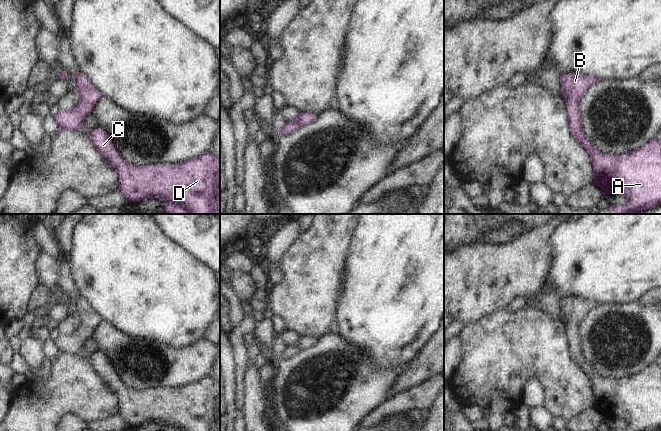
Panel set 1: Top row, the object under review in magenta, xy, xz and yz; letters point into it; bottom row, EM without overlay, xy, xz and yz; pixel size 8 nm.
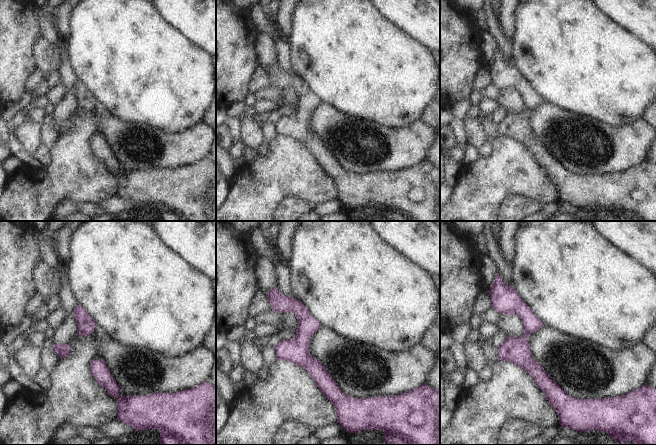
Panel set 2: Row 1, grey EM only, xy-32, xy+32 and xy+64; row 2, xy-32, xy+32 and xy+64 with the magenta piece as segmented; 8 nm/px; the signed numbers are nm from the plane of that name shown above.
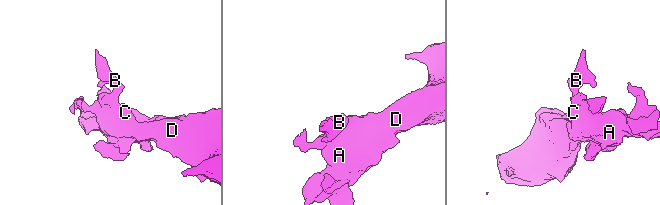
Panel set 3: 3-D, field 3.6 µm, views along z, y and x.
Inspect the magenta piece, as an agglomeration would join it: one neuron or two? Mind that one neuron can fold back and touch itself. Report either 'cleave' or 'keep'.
keep

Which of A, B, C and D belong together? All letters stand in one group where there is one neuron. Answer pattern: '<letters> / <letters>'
A B C D

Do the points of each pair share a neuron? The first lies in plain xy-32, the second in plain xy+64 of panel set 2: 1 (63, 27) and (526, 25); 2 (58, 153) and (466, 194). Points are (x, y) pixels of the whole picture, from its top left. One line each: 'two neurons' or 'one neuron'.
1: two neurons
2: one neuron

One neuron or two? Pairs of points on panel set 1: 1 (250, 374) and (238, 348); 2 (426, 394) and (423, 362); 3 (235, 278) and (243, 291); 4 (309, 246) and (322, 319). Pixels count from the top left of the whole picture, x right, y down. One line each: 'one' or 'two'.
1: two
2: two
3: one
4: one

